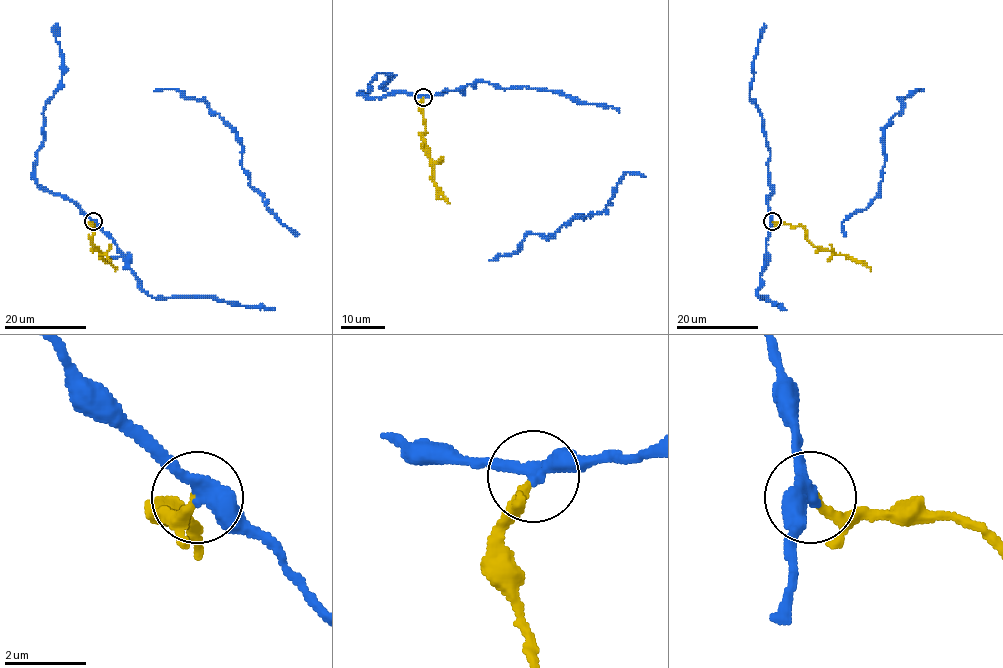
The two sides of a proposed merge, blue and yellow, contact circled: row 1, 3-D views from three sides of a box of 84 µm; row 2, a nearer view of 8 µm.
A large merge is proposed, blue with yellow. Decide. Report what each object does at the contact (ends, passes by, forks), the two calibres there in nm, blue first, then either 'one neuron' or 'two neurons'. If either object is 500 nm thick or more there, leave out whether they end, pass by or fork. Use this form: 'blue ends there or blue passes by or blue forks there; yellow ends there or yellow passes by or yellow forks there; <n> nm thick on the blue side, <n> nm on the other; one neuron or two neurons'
blue passes by; yellow ends there; 400 nm thick on the blue side, 200 nm on the other; two neurons

